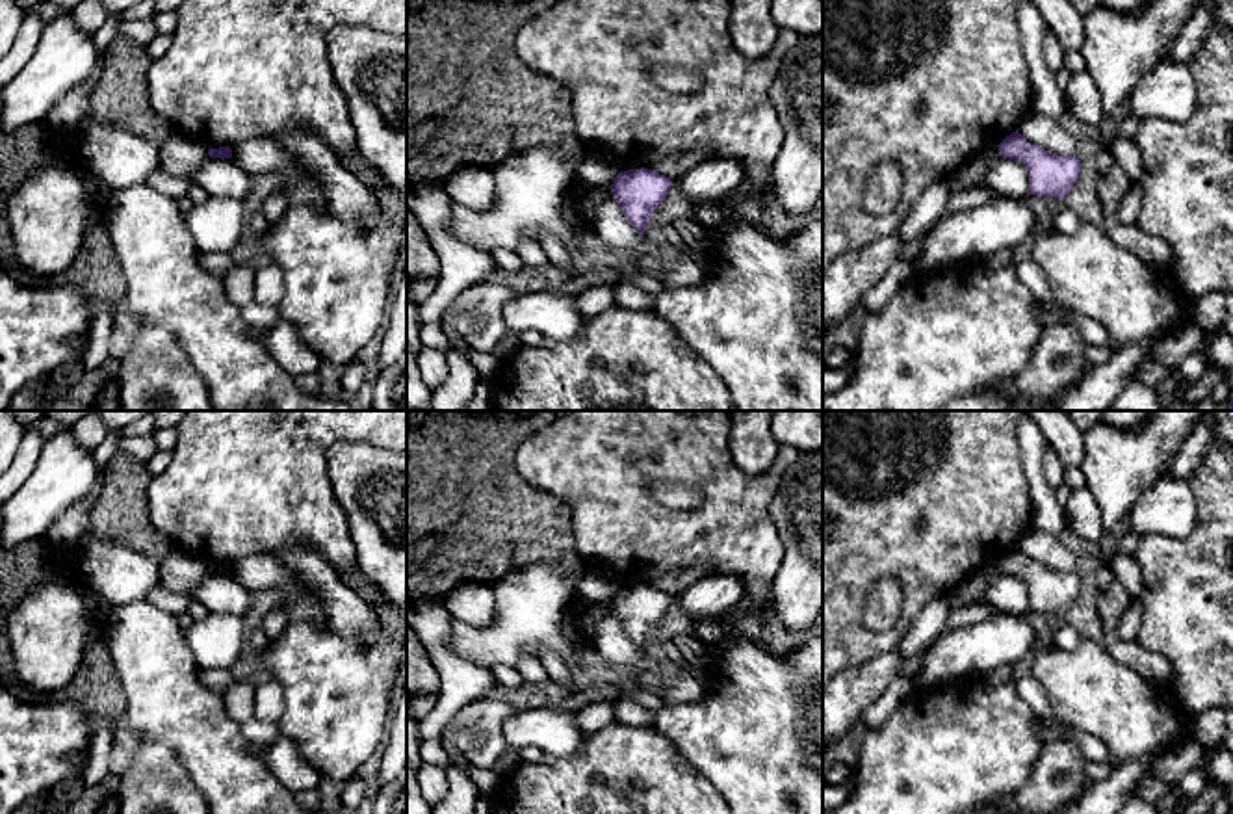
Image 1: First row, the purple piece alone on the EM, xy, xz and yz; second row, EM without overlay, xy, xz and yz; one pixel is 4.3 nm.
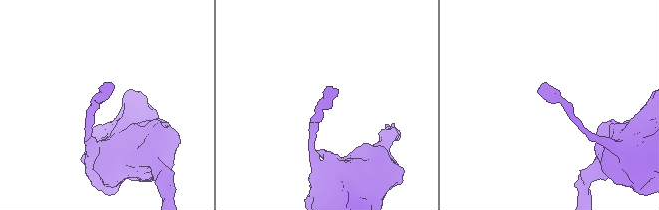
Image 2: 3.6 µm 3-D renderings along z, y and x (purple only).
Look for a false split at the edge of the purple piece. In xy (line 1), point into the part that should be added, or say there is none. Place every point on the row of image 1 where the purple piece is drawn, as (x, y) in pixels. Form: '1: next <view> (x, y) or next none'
1: next none

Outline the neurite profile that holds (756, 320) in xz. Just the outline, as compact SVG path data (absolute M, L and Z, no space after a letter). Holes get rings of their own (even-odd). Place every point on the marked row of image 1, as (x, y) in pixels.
M735 219L726 230L717 230L717 242L706 251L709 256L707 279L696 286L663 288L655 297L654 312L680 336L681 344L707 362L730 394L733 411L823 411L823 223L810 219L785 242L774 240L754 223Z

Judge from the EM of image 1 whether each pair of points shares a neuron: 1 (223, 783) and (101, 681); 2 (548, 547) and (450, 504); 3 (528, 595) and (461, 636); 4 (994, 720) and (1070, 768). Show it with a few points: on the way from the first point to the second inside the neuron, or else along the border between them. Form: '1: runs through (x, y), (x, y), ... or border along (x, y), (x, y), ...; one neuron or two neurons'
1: border along (112, 660), (125, 697), (123, 716); two neurons
2: runs through (524, 526), (494, 525), (474, 515); one neuron
3: runs through (515, 612), (491, 636), (478, 636); one neuron
4: border along (1042, 742), (1033, 772), (1020, 788); two neurons

